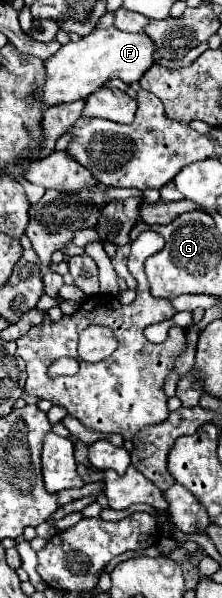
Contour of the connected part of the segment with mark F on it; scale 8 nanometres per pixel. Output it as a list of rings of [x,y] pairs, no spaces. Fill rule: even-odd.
[[[113,25],[107,29],[95,29],[93,33],[81,37],[77,43],[69,41],[51,59],[45,61],[47,83],[43,87],[43,93],[35,95],[33,101],[45,101],[45,107],[51,107],[57,103],[87,99],[91,93],[101,89],[101,85],[115,77],[127,85],[133,85],[153,65],[155,51],[155,43],[145,33],[129,33]]]

